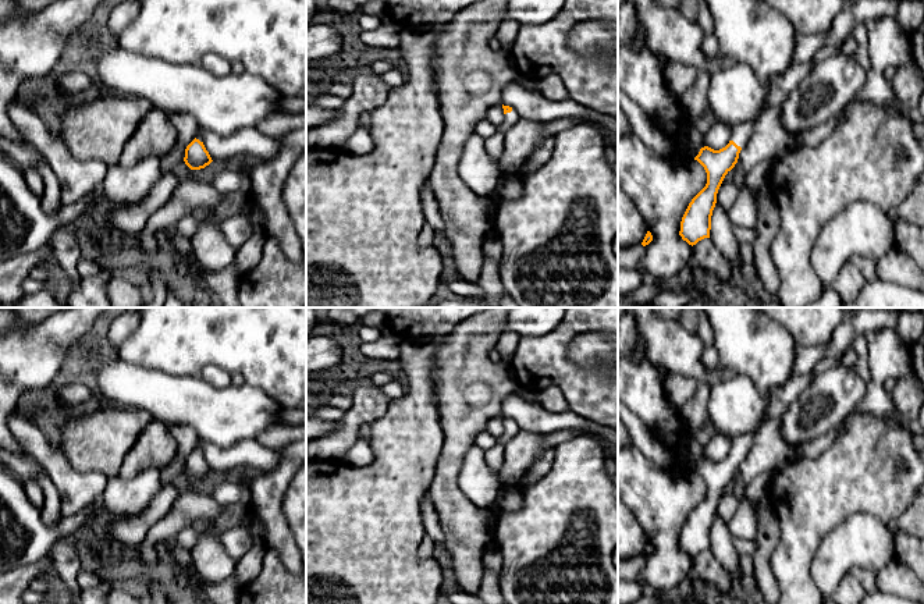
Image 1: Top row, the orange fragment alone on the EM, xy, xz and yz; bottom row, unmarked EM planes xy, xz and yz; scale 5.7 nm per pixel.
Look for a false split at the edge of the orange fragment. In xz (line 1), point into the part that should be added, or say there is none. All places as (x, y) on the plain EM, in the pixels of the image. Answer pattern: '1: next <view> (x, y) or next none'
1: next xz (510, 430)

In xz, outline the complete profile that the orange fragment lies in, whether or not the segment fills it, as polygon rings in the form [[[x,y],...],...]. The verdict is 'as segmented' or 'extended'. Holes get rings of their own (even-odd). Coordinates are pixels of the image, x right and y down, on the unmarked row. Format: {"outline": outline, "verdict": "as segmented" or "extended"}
{"outline": [[[504,418],[504,433],[497,438],[498,444],[507,445],[508,441],[519,433],[519,426],[509,418]]], "verdict": "extended"}

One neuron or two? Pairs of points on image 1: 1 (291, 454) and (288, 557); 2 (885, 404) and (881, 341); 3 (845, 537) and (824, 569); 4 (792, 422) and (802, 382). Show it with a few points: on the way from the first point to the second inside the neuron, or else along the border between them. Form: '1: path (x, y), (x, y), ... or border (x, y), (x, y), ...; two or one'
1: path (277, 479), (273, 483), (273, 523), (276, 532); one
2: path (878, 388), (881, 356); one
3: path (843, 546), (832, 561); one
4: border (814, 379), (789, 404), (781, 420); two

